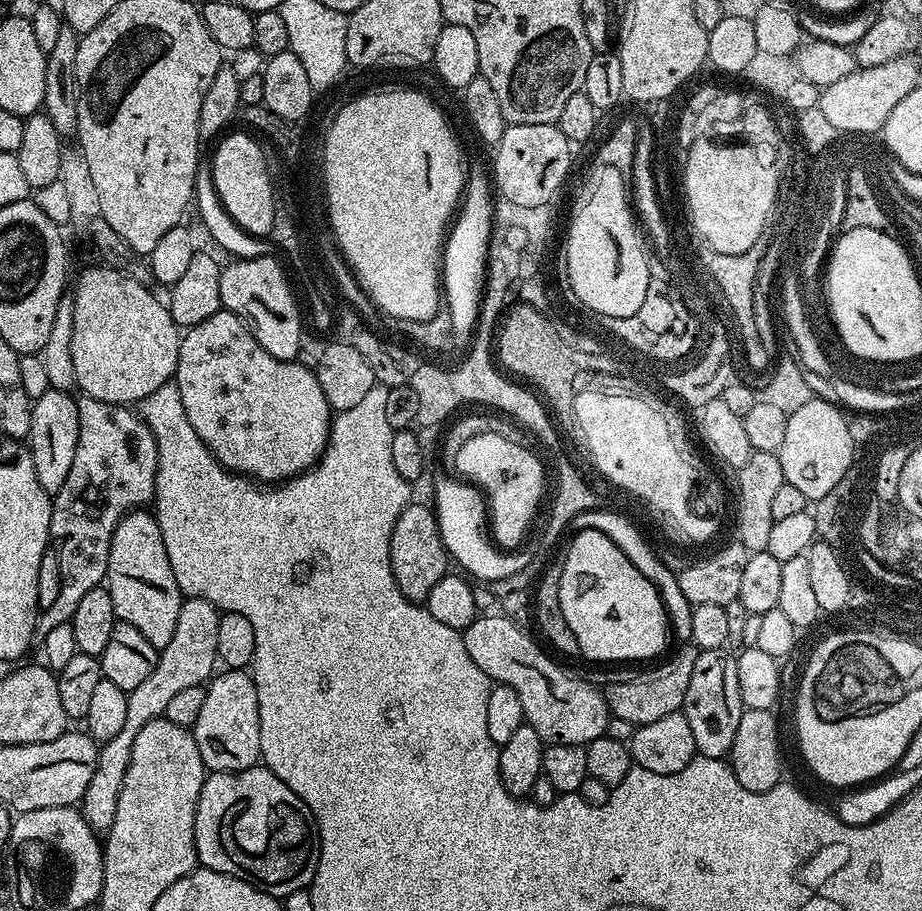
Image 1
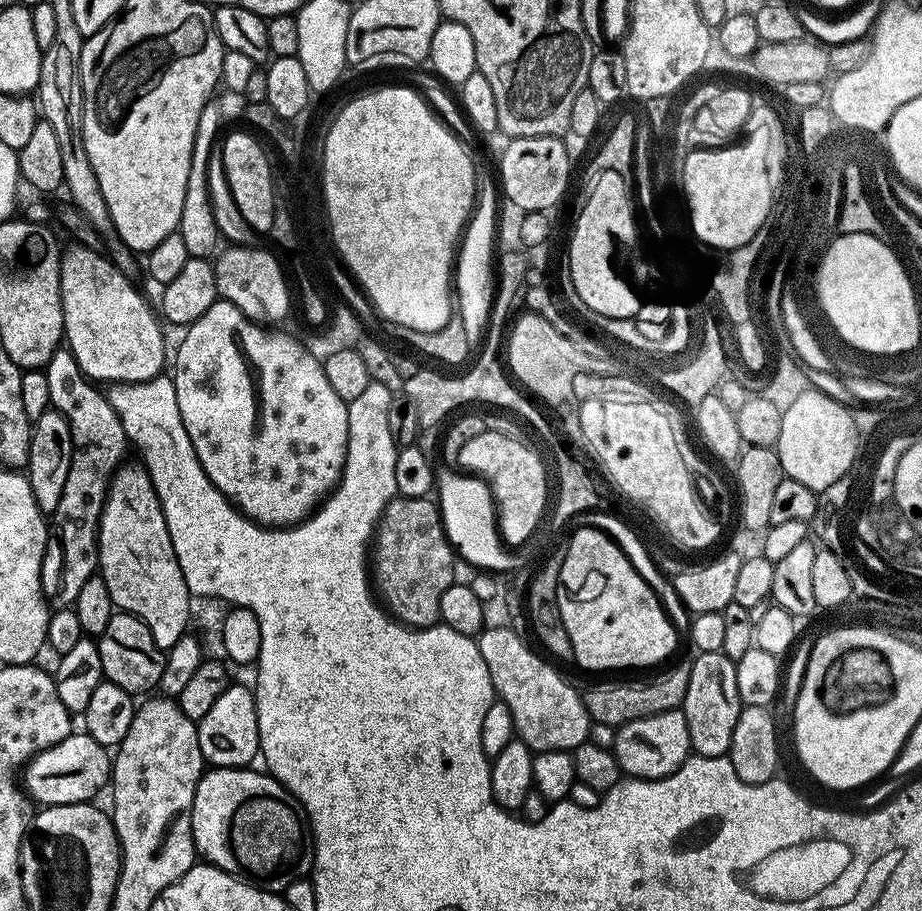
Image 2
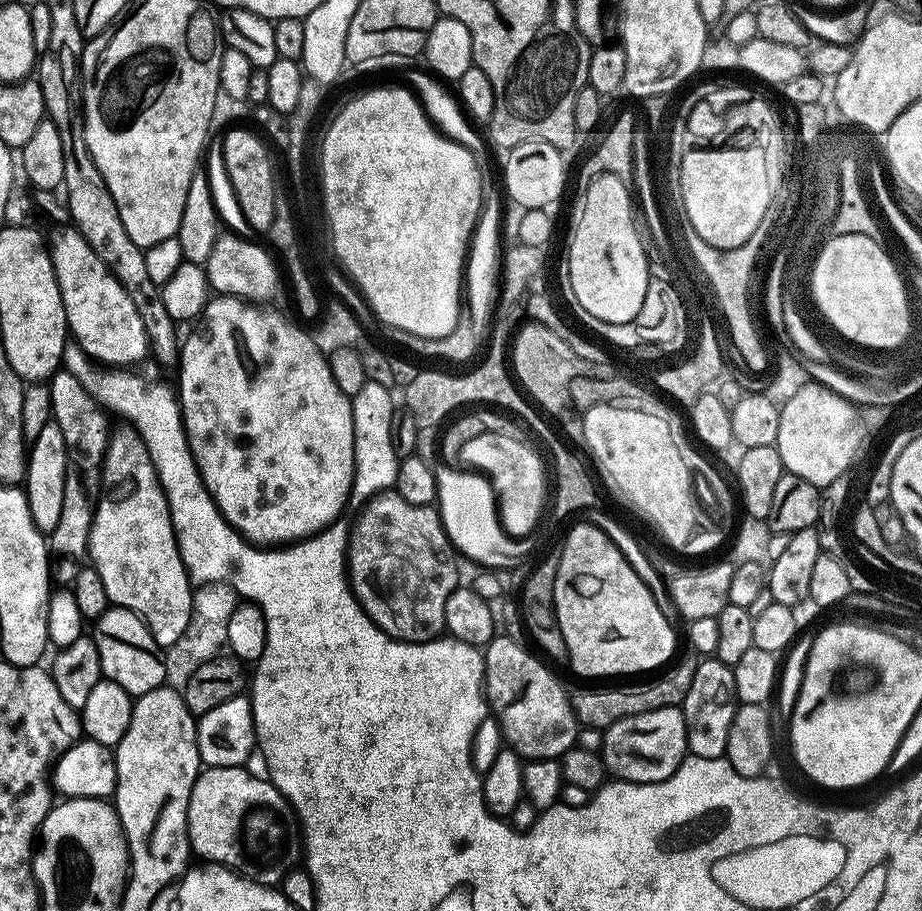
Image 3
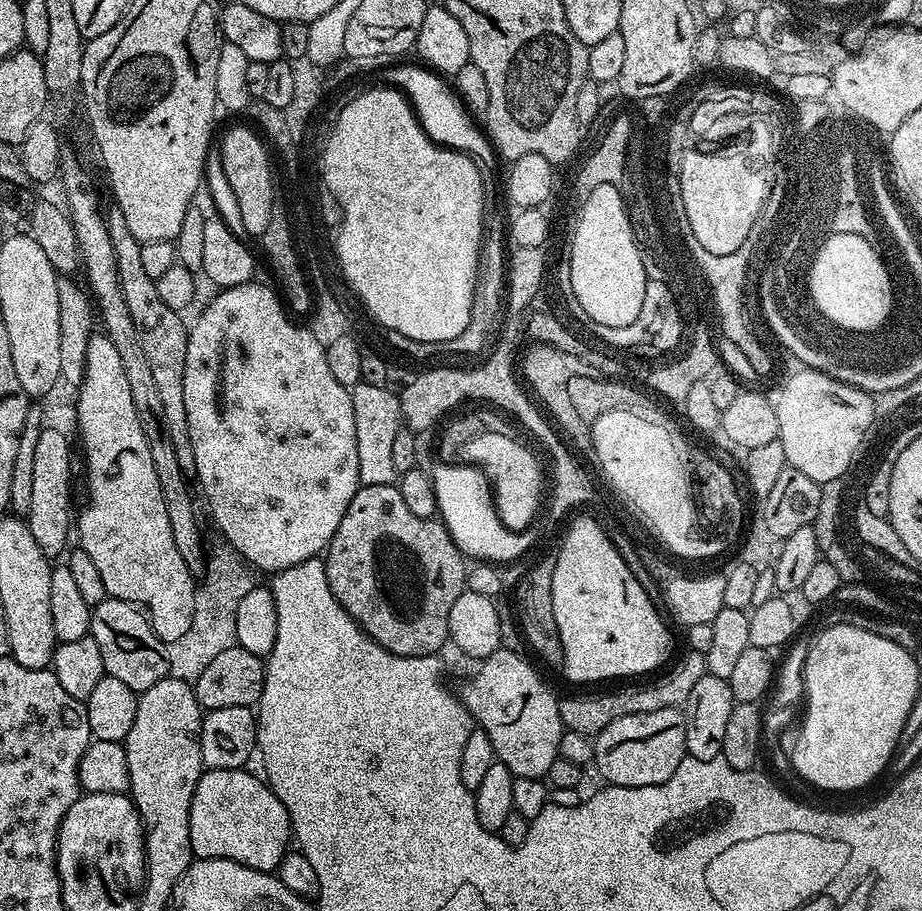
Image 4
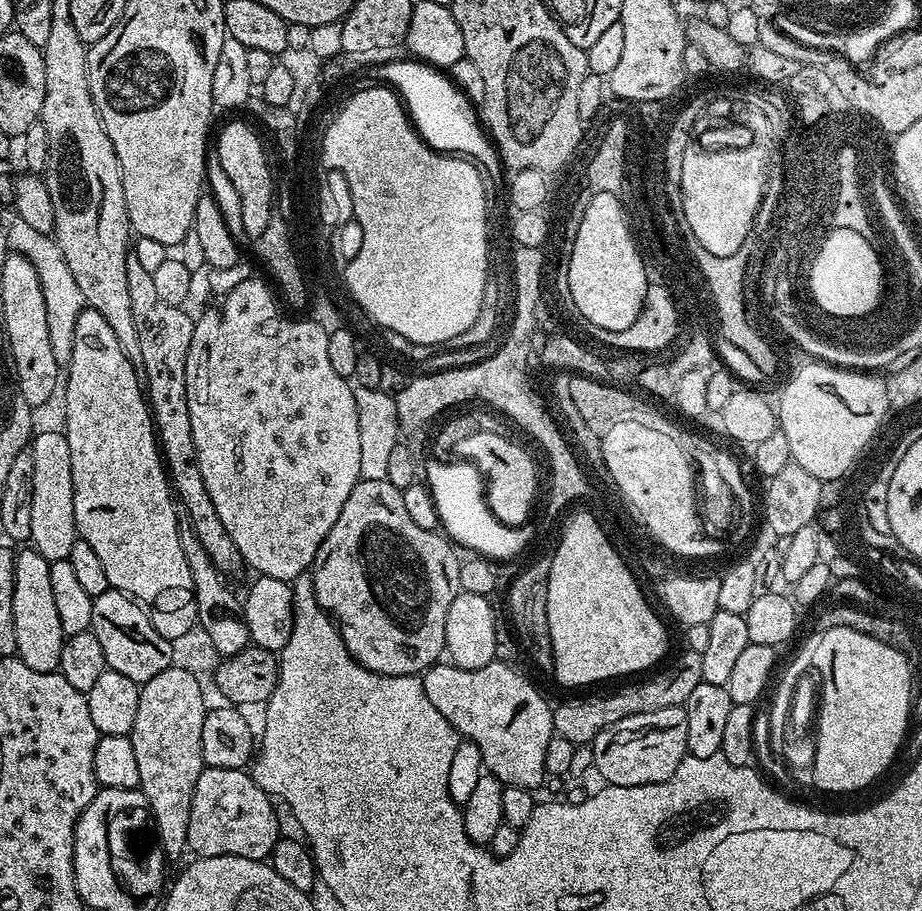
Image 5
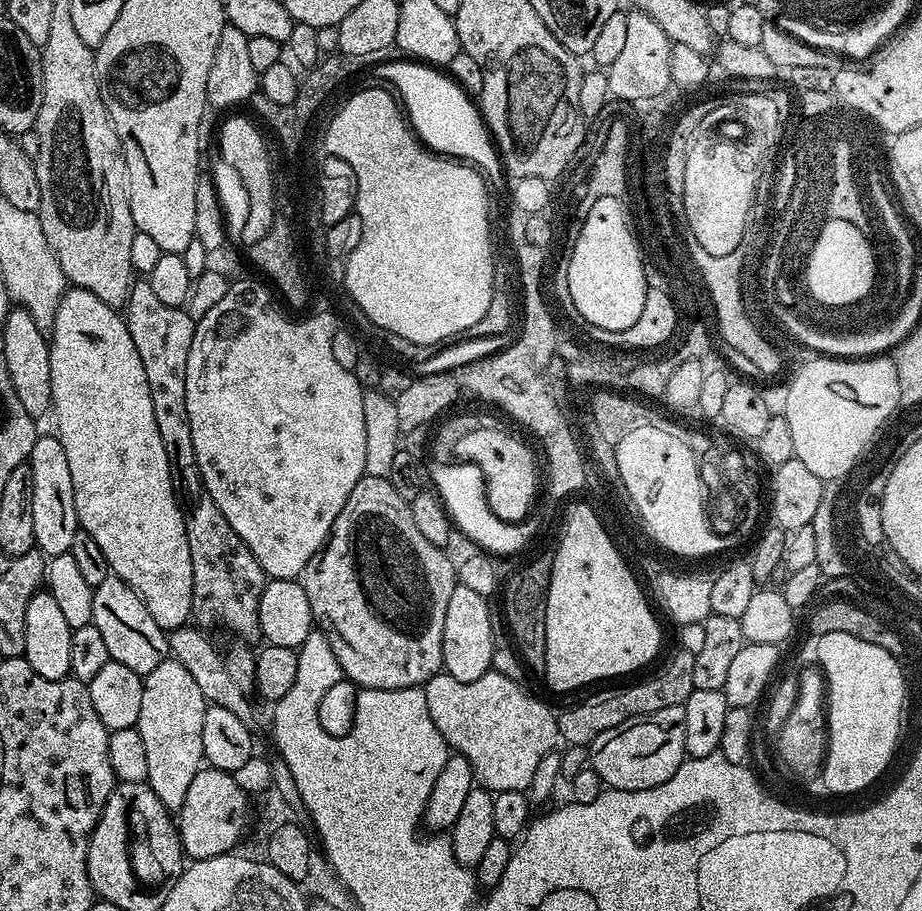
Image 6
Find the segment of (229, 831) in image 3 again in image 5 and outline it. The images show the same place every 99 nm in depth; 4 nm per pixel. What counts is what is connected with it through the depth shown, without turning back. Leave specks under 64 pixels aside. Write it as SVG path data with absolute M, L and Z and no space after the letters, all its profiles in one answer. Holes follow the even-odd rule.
M209 768L201 772L194 786L190 822L188 823L188 848L202 856L241 856L251 860L267 861L272 848L281 839L280 820L272 809L273 797L265 792L244 768Z

